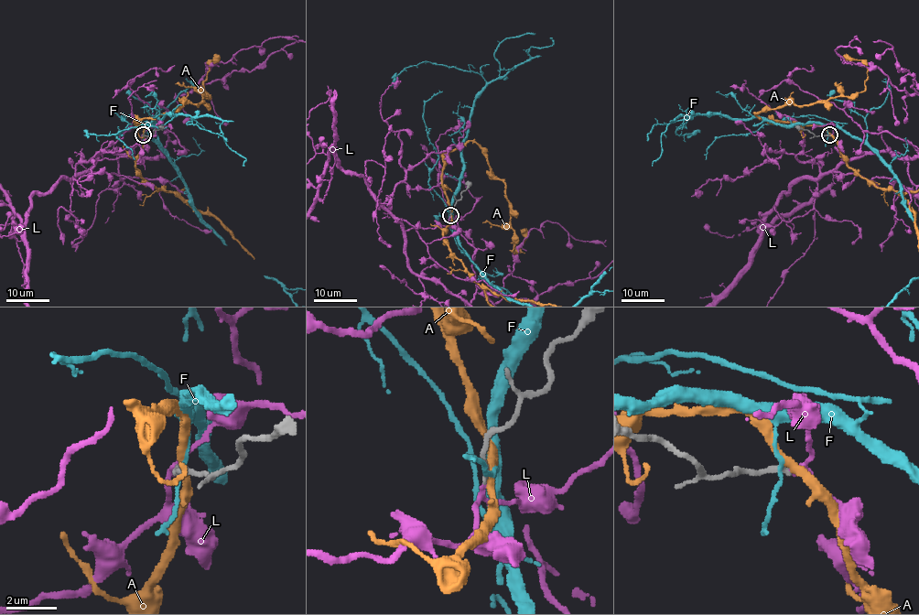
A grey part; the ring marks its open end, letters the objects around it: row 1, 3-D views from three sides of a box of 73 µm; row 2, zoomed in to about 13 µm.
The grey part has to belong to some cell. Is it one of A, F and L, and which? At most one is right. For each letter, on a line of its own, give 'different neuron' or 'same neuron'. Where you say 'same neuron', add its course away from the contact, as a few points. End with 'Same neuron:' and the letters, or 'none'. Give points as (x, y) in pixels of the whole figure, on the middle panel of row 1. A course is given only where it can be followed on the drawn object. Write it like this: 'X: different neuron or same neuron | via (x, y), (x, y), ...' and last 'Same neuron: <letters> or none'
A: different neuron
F: different neuron
L: same neuron
Same neuron: L

